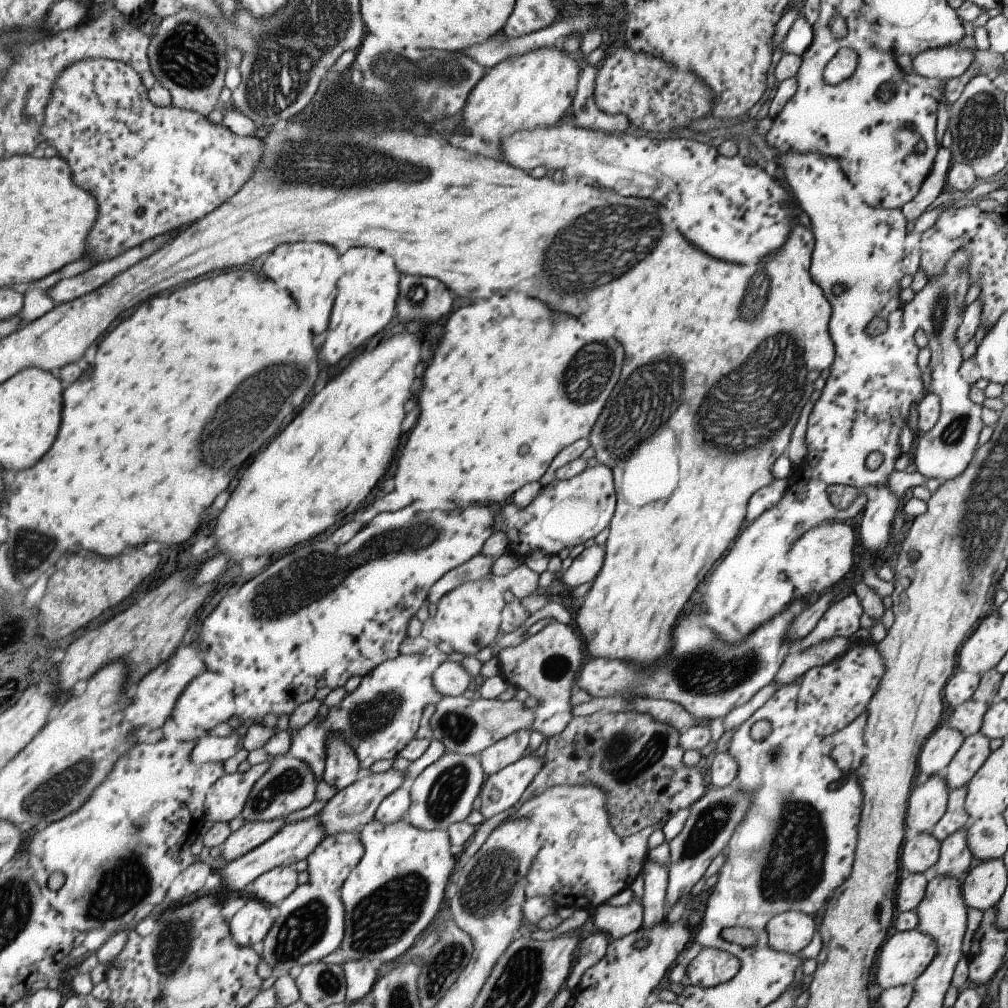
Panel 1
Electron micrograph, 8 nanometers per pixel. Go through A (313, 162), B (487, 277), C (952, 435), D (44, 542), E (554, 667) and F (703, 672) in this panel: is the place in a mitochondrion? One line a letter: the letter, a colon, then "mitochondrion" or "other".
A: mitochondrion
B: other
C: mitochondrion
D: mitochondrion
E: mitochondrion
F: mitochondrion

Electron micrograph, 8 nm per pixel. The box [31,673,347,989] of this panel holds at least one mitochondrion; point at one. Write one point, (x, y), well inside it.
(121, 885)

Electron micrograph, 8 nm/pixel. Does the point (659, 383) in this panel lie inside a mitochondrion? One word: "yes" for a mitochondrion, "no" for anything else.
yes

